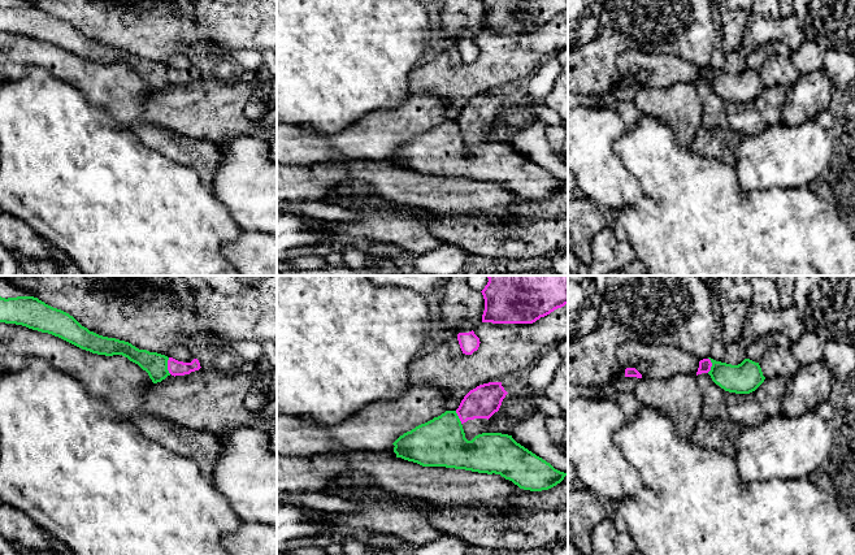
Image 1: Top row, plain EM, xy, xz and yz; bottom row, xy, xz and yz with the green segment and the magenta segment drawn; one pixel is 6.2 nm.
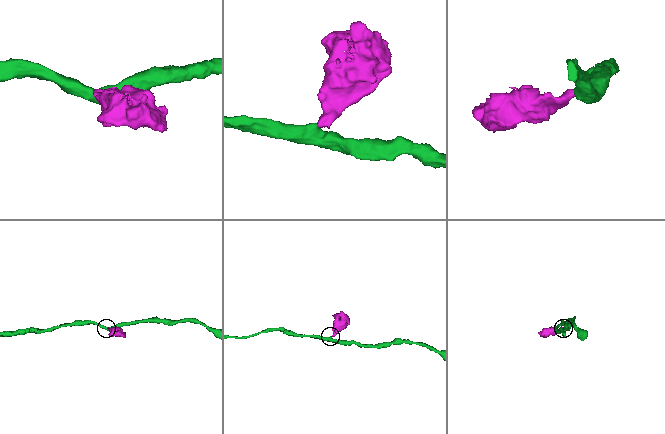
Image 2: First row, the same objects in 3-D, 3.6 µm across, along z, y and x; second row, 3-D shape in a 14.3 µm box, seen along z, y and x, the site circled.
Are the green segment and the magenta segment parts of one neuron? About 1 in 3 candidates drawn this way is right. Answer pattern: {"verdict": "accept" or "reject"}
{"verdict": "reject"}

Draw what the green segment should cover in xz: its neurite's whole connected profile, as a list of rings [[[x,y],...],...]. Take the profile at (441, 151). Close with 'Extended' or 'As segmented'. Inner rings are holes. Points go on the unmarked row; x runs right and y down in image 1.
[[[446,120],[416,135],[392,153],[396,166],[422,175],[495,182],[530,200],[548,199],[568,183],[517,152],[512,144],[482,142],[468,149],[456,120]]]. As segmented

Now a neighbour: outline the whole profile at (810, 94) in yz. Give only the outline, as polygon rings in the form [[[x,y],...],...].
[[[824,69],[800,74],[787,87],[782,109],[784,123],[797,126],[815,120],[823,110],[828,109],[833,90],[832,78]]]

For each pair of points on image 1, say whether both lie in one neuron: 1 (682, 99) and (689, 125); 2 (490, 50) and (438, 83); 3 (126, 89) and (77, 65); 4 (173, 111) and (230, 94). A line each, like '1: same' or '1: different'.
1: same
2: same
3: same
4: same

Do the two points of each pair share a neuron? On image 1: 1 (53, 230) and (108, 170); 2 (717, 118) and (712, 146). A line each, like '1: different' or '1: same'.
1: same
2: different

